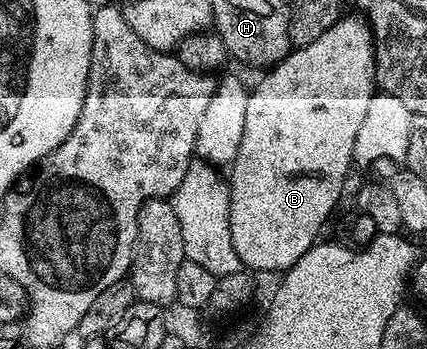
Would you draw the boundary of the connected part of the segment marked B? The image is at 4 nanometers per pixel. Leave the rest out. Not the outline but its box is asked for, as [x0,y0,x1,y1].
[228,16,376,272]

